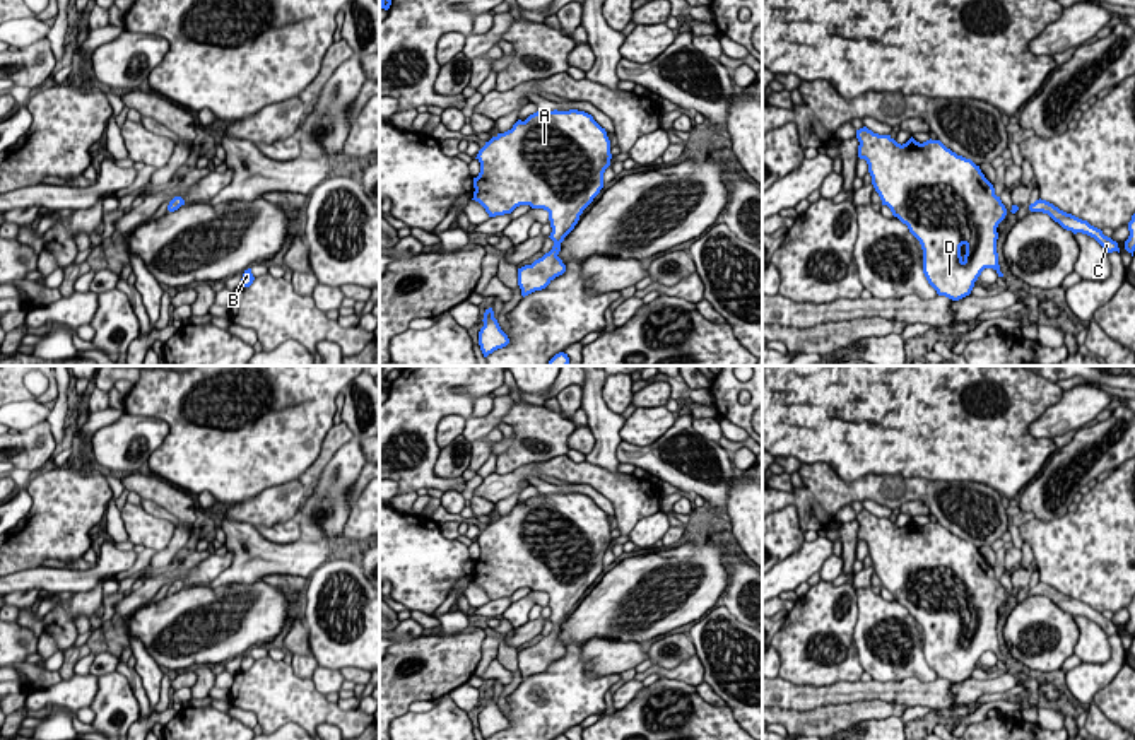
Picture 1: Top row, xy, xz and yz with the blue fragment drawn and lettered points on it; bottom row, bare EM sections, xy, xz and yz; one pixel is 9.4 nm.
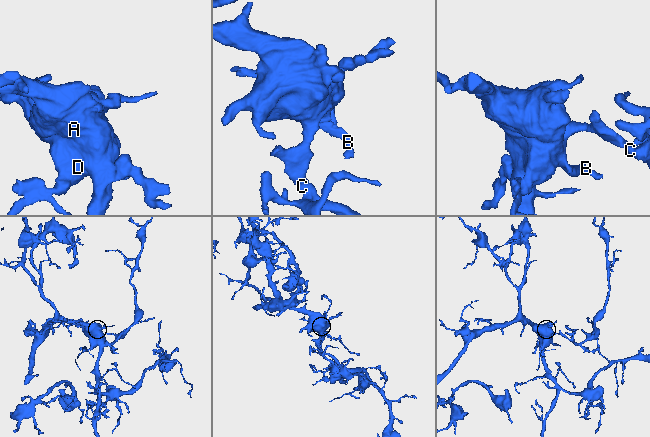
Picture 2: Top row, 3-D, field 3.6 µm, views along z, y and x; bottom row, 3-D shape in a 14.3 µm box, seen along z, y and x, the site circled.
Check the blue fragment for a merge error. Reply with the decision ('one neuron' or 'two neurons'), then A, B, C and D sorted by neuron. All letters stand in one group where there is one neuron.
one neuron | A B C D

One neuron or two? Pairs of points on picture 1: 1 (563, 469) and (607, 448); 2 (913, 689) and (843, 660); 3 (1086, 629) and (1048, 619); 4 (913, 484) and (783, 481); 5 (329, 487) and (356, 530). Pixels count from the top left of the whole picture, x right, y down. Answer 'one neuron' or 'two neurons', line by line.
1: two neurons
2: two neurons
3: two neurons
4: two neurons
5: two neurons

